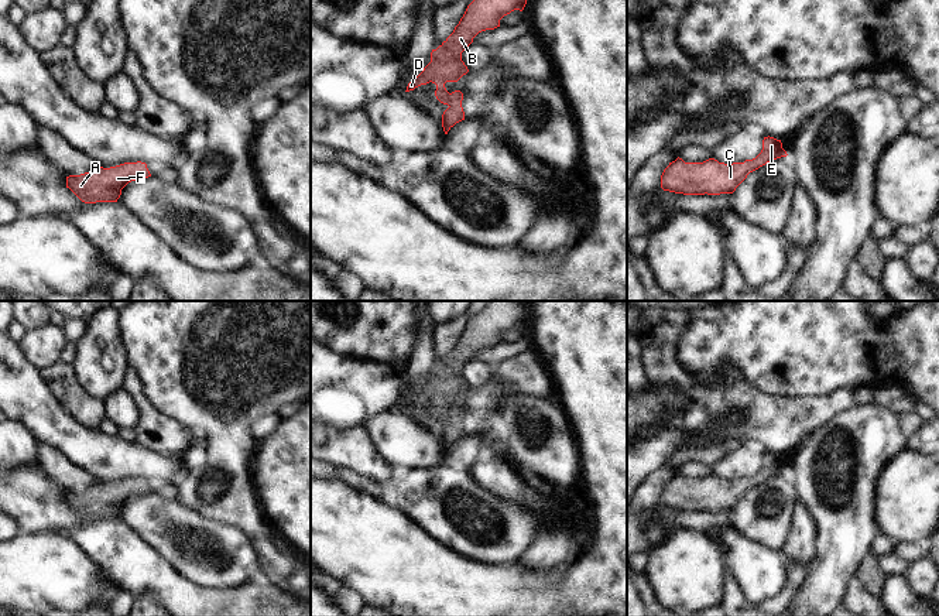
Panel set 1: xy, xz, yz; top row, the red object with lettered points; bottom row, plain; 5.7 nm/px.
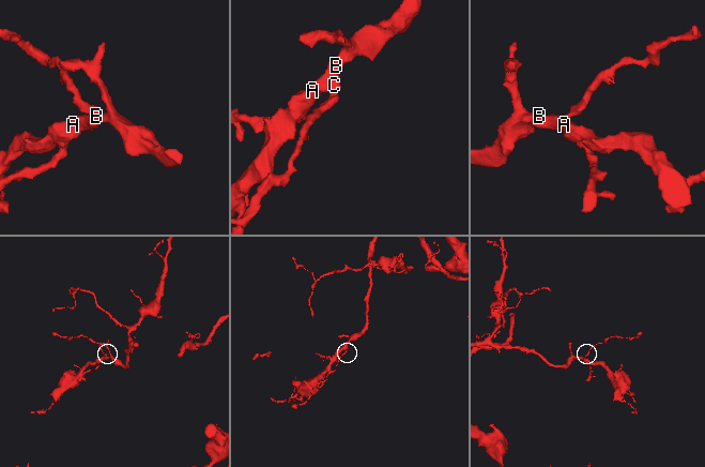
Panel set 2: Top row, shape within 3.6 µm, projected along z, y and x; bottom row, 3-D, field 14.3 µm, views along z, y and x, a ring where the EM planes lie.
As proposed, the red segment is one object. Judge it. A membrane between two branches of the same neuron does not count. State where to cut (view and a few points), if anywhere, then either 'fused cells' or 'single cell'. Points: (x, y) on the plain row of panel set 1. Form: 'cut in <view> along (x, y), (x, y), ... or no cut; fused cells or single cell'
no cut; single cell

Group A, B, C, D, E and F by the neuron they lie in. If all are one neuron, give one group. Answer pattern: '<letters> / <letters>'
A B C D E F

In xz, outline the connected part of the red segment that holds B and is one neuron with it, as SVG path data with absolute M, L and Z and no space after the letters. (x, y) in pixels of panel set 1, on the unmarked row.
M487 301L487 304L467 322L453 349L431 369L431 379L414 394L405 408L429 398L436 401L436 415L449 424L442 431L445 451L465 437L462 424L463 410L449 410L446 398L457 398L469 389L462 377L462 369L473 355L486 346L500 343L500 336L514 326L522 328L531 311L528 301Z

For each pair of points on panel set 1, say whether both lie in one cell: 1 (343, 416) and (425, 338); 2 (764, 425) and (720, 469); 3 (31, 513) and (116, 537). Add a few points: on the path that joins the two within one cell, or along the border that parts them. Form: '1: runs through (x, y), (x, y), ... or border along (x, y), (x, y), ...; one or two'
1: runs through (367, 392), (390, 379), (398, 377), (414, 362); one
2: border along (729, 449), (737, 445), (754, 445), (764, 452); two
3: runs through (52, 514), (95, 537); one

